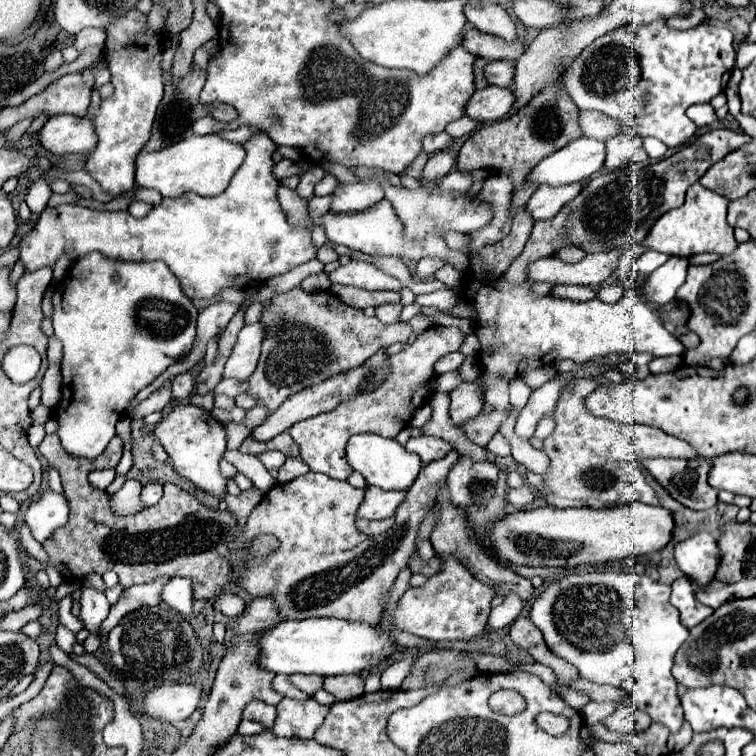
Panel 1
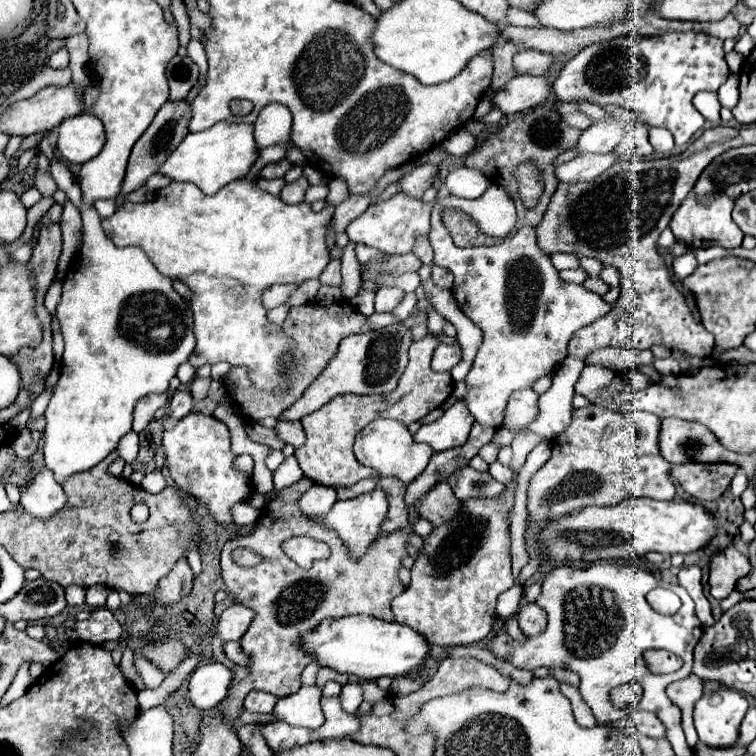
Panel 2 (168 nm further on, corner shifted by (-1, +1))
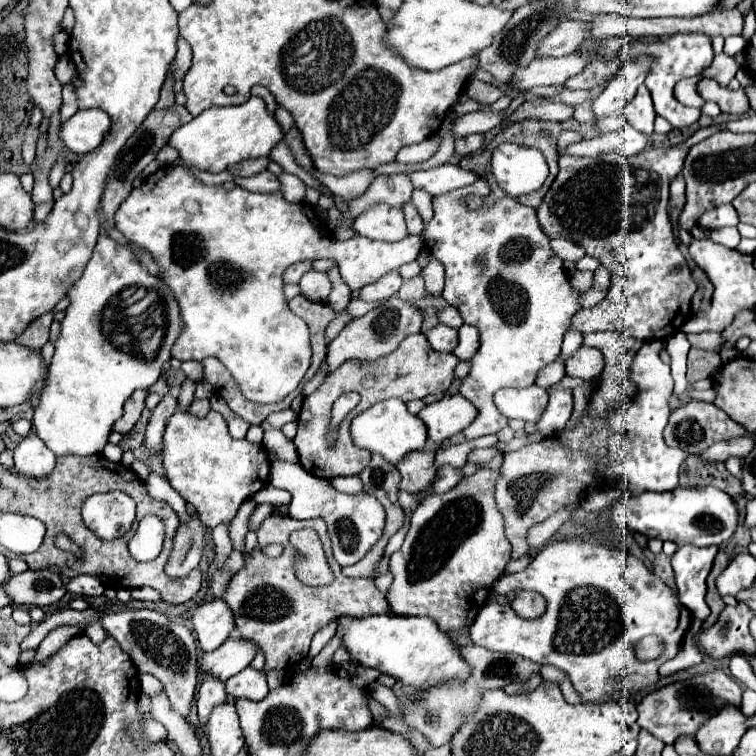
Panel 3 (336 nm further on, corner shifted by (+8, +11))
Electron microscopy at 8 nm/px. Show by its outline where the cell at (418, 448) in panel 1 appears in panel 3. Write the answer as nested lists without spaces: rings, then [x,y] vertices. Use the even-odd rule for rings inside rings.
[[[453,395],[425,405],[419,413],[419,419],[425,423],[429,439],[443,443],[449,437],[461,433],[475,419],[475,407],[465,397]]]

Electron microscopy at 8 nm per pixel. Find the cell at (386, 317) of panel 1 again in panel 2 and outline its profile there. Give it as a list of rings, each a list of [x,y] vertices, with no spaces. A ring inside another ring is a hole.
[[[380,287],[376,291],[376,311],[378,313],[388,313],[392,311],[404,297],[404,291],[398,287]]]

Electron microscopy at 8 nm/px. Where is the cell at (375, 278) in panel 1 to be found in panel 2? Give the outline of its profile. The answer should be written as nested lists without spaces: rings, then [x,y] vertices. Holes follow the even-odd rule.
[[[404,273],[404,275],[400,275],[400,277],[390,277],[390,275],[386,275],[386,277],[380,281],[380,285],[394,285],[394,287],[404,289],[406,293],[412,293],[412,291],[416,291],[416,287],[420,285],[420,277],[418,277],[418,273]]]

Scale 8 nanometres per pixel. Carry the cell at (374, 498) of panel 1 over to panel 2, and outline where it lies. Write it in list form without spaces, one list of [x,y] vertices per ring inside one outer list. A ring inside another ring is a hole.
[[[376,487],[372,493],[358,495],[354,499],[346,499],[346,501],[336,501],[328,513],[324,513],[320,517],[312,517],[312,519],[316,523],[328,527],[328,529],[334,529],[340,535],[340,539],[344,541],[344,545],[348,547],[350,557],[352,559],[360,559],[362,555],[368,553],[368,547],[378,539],[380,525],[382,525],[386,513],[388,513],[386,495],[384,495],[382,489]]]

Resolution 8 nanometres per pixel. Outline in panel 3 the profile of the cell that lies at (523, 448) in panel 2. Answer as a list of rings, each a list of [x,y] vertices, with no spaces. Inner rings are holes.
[[[479,469],[475,475],[465,477],[459,485],[441,495],[429,495],[411,515],[411,529],[407,531],[403,547],[391,555],[389,567],[393,583],[387,591],[391,613],[431,617],[441,631],[451,633],[469,627],[479,609],[487,603],[491,585],[503,575],[511,559],[511,545],[503,533],[503,515],[495,505],[495,481],[499,471]]]

